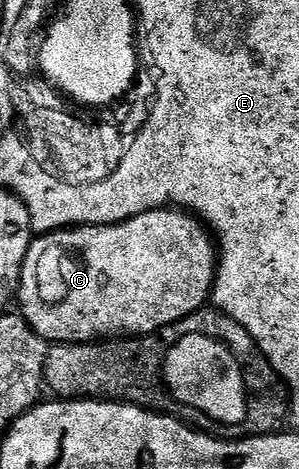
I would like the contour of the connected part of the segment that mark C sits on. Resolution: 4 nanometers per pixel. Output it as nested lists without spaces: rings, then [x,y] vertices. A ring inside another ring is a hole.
[[[168,207],[166,209],[154,209],[153,211],[147,211],[141,215],[137,215],[133,219],[128,221],[122,221],[116,225],[81,225],[74,229],[61,229],[57,233],[44,233],[42,235],[36,236],[32,240],[29,251],[27,252],[27,258],[23,264],[23,274],[19,280],[19,288],[17,290],[17,305],[19,301],[21,314],[28,321],[28,325],[41,336],[48,343],[58,343],[61,345],[85,345],[88,343],[99,343],[104,339],[130,339],[132,337],[145,337],[148,335],[154,335],[159,332],[159,330],[169,327],[170,325],[176,325],[181,319],[185,319],[189,314],[195,313],[199,309],[204,308],[208,304],[209,298],[212,296],[213,290],[215,288],[215,270],[217,268],[217,245],[213,240],[212,234],[209,232],[206,225],[199,220],[198,217],[192,215],[190,212],[184,211],[178,207]]]

